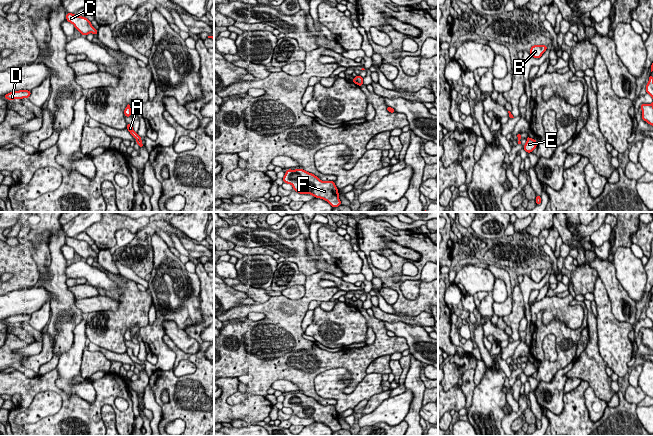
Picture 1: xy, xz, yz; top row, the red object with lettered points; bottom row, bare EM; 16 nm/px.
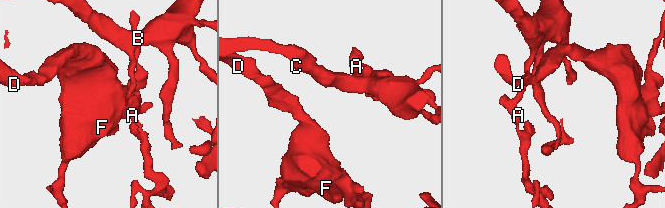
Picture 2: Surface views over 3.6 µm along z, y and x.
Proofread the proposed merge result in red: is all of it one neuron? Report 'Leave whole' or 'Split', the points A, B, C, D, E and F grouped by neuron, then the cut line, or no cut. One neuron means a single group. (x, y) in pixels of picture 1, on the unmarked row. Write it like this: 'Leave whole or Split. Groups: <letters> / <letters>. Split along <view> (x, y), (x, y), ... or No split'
Split. Groups: A B C D F / E. Split along xy (137, 363), (140, 364)

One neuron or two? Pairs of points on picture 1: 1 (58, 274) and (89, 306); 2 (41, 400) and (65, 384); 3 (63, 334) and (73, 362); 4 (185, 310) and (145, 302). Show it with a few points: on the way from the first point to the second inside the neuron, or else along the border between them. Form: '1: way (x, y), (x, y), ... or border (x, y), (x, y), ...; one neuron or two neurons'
1: border (75, 300), (75, 306), (85, 316); two neurons
2: border (56, 367), (56, 385), (69, 395), (81, 397); two neurons
3: border (76, 327), (74, 329), (73, 344), (59, 358); two neurons
4: border (148, 291), (154, 303); two neurons

